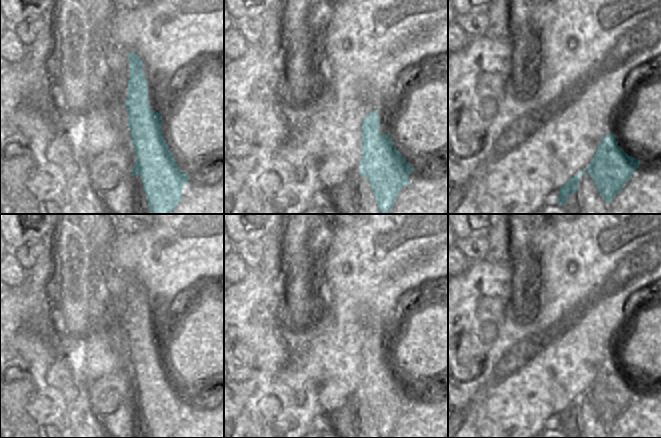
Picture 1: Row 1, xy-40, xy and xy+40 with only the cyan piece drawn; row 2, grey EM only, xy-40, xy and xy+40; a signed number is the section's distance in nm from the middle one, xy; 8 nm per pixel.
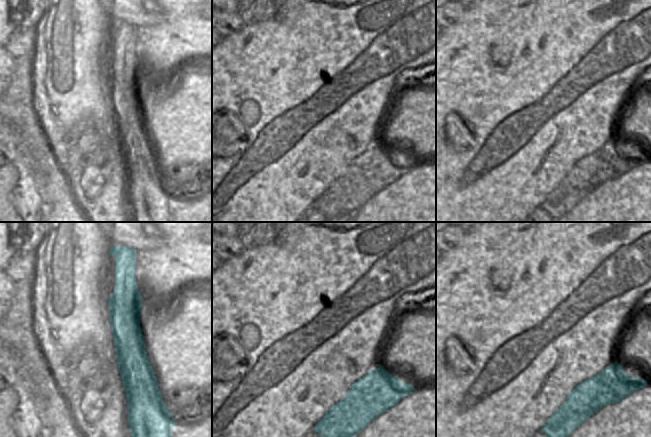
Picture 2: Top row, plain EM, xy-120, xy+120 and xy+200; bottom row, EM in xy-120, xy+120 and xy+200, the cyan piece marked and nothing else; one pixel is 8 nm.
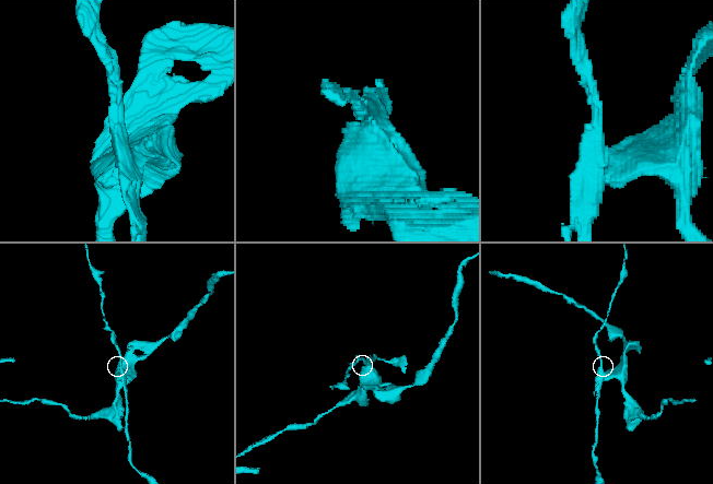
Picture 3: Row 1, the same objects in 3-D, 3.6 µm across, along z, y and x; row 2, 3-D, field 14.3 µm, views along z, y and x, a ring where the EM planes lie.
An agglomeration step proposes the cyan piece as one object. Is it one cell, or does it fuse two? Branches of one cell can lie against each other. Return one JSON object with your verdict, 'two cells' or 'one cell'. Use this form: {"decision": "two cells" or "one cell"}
{"decision": "two cells"}

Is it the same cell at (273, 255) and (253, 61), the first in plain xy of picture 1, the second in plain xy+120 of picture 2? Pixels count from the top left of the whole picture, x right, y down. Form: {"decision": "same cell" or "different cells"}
{"decision": "different cells"}

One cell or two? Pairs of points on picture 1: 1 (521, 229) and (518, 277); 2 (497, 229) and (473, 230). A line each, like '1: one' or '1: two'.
1: one
2: two

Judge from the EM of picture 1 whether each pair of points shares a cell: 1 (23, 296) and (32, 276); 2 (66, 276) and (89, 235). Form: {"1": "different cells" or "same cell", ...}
{"1": "different cells", "2": "same cell"}

